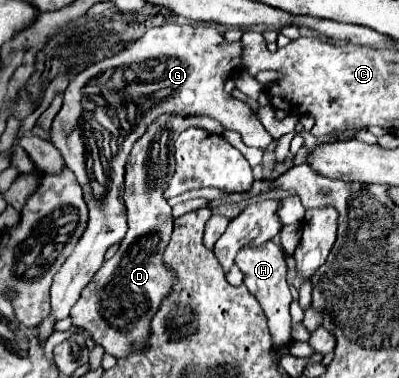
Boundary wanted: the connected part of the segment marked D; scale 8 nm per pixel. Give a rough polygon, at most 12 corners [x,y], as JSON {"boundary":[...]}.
{"boundary":[[157,117],[125,163],[129,231],[69,313],[113,357],[145,345],[175,275],[163,183],[189,127]]}

